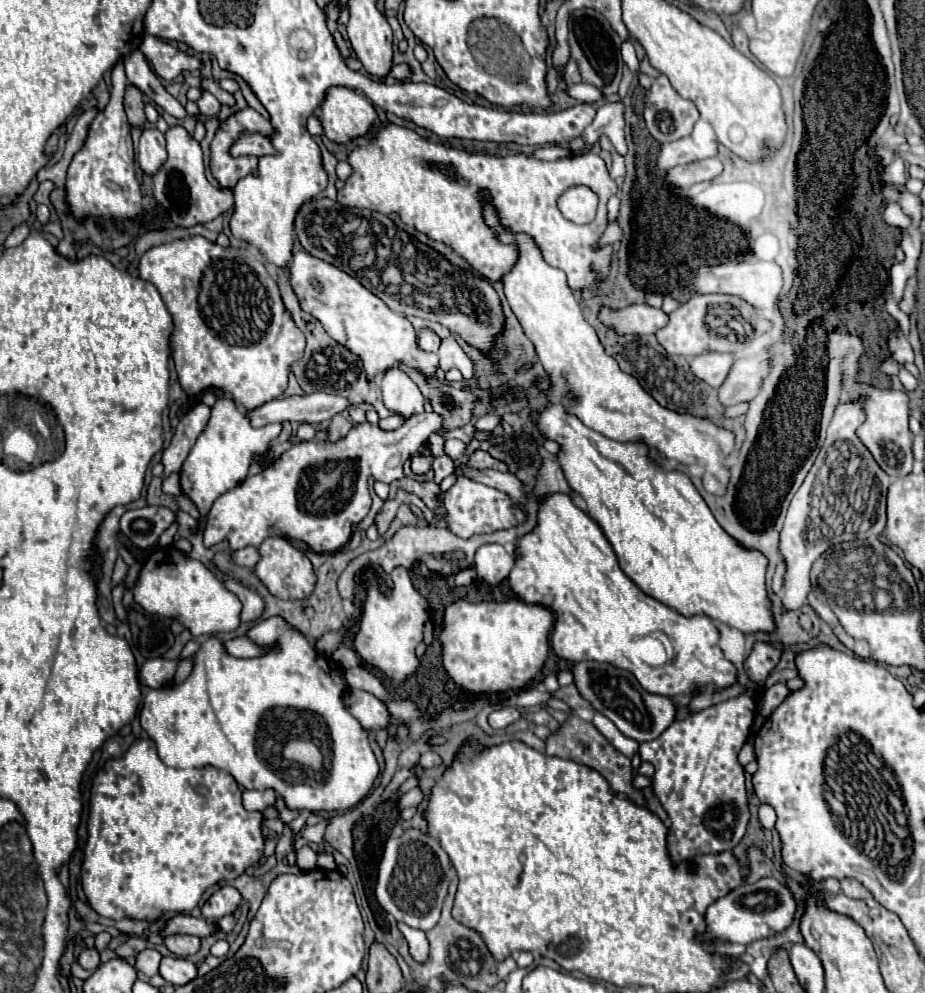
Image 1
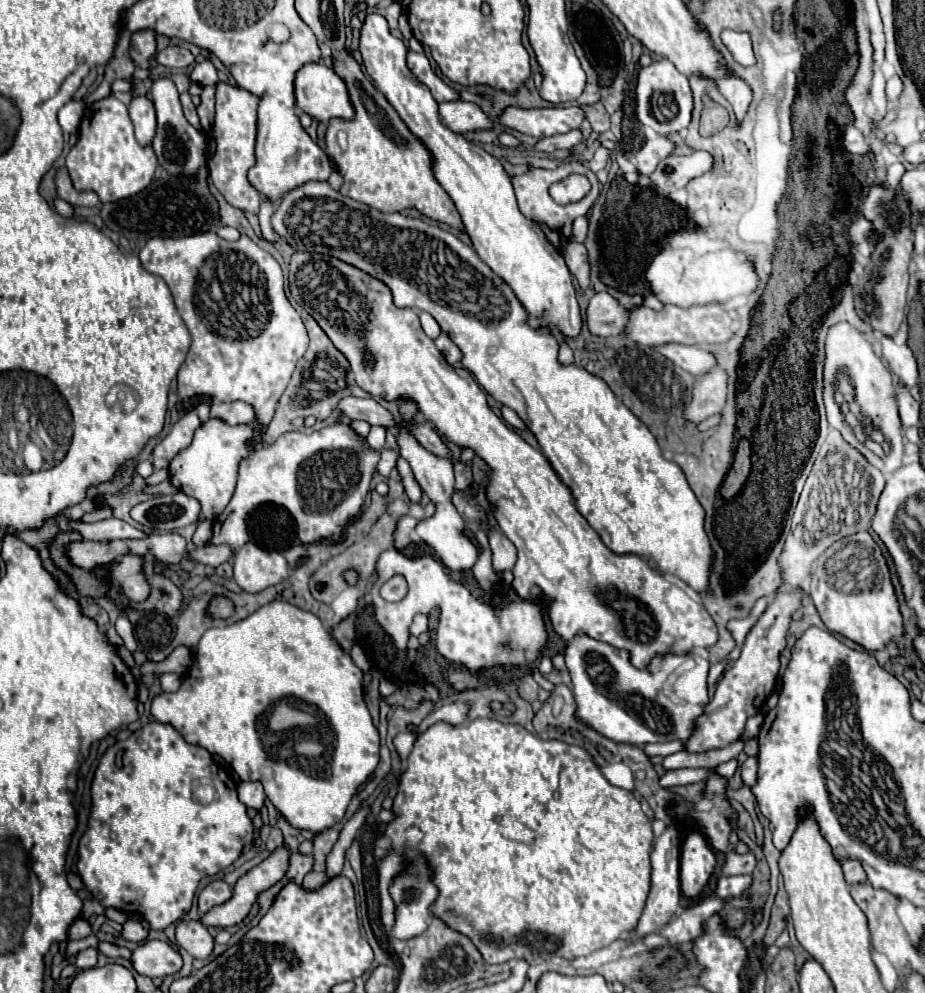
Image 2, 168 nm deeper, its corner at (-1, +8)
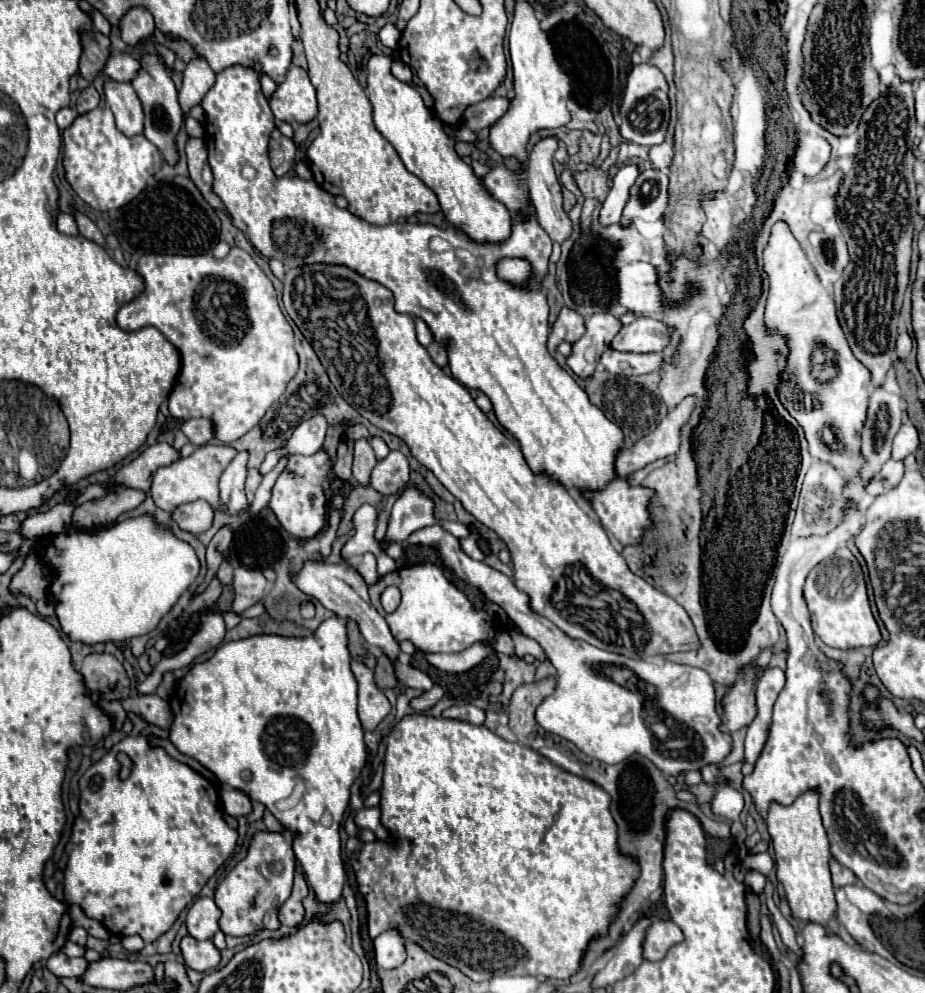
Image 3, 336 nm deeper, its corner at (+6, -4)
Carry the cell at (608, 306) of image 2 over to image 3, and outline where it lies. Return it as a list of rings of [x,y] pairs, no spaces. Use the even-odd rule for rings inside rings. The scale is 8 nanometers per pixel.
[[[563,307],[559,319],[555,321],[551,333],[549,333],[549,351],[553,353],[561,343],[561,341],[569,341],[575,343],[577,339],[581,339],[581,335],[585,333],[585,317],[581,313],[577,313],[575,309]]]

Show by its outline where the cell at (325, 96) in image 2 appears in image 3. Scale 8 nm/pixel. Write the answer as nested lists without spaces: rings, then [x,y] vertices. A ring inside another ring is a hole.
[[[291,65],[285,79],[279,83],[277,91],[273,93],[269,105],[271,105],[271,111],[273,111],[277,121],[311,123],[317,117],[317,89],[311,85],[309,75],[305,73],[305,69],[301,69],[297,65]]]

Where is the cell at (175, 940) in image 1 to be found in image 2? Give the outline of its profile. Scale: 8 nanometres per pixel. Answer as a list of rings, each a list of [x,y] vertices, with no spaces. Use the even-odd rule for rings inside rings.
[[[180,921],[176,927],[176,941],[196,959],[208,959],[214,949],[214,937],[200,921]]]

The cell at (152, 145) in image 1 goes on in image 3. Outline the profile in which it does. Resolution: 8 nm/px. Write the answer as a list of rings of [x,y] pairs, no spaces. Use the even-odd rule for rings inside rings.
[[[119,81],[105,83],[105,101],[115,115],[117,129],[129,137],[135,137],[135,109],[139,111],[141,105],[135,103],[139,101],[139,97],[133,91],[131,83],[119,83]]]

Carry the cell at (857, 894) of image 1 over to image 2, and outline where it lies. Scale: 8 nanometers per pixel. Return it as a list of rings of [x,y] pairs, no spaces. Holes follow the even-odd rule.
[[[844,859],[842,861],[842,869],[844,869],[844,879],[848,885],[854,885],[854,883],[864,883],[866,881],[866,873],[862,869],[862,863],[860,861],[854,861],[854,859]]]

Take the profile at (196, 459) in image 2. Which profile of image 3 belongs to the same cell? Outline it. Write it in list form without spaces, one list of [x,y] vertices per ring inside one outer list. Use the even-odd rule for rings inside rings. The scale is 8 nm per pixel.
[[[203,445],[203,447],[197,447],[189,457],[183,457],[183,459],[171,463],[171,465],[159,467],[155,477],[153,477],[151,491],[149,491],[155,505],[161,507],[163,511],[173,511],[175,507],[183,505],[183,503],[203,499],[215,511],[225,513],[225,503],[221,503],[217,483],[219,483],[219,477],[223,473],[223,469],[231,463],[231,459],[235,455],[237,455],[237,451],[231,445]]]

